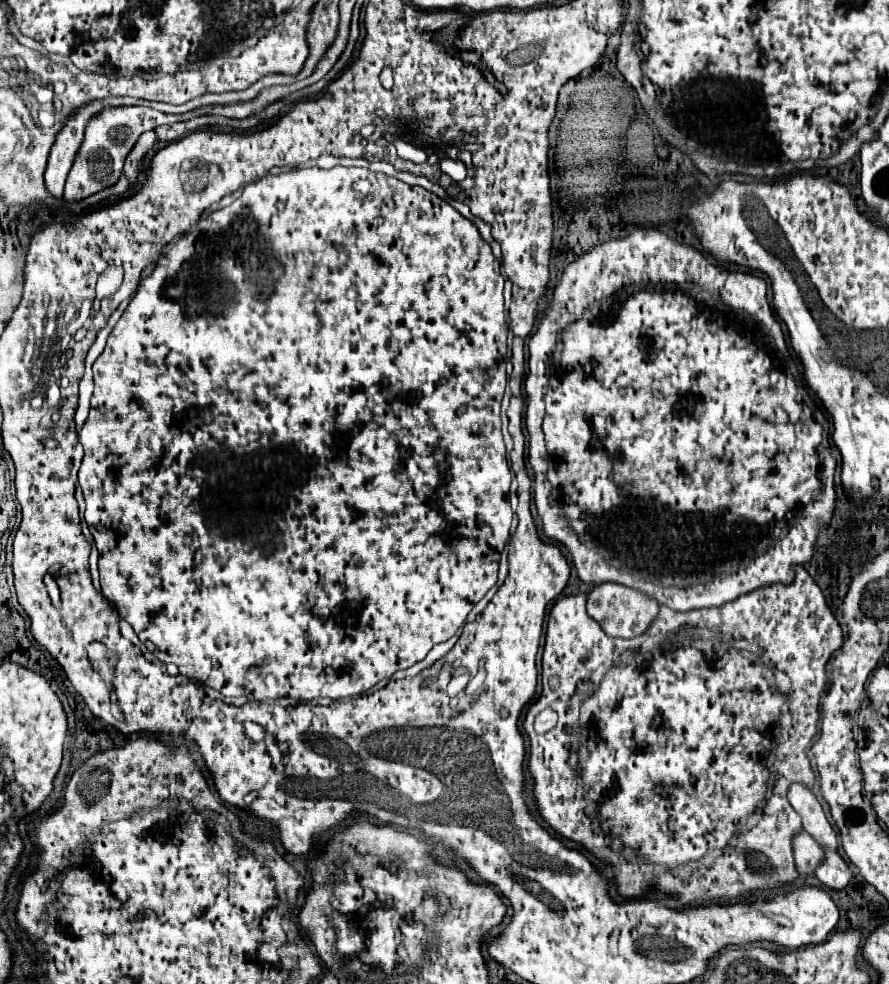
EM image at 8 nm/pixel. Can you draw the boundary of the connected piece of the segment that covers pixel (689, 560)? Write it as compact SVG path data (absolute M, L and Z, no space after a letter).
M637 228L627 238L607 240L605 244L591 248L587 254L565 268L561 282L553 290L551 306L547 308L543 322L529 339L529 352L529 372L525 377L524 388L526 427L529 433L533 431L530 430L532 426L540 425L543 428L542 440L541 432L529 435L528 462L537 475L535 506L543 522L543 532L567 546L573 556L575 570L583 582L621 582L623 574L635 582L649 580L651 584L637 582L629 584L629 588L643 592L647 590L647 594L653 594L659 604L685 612L695 608L721 606L723 602L731 602L741 594L761 586L777 582L789 584L795 578L793 566L811 560L817 534L823 526L829 524L835 508L834 474L837 462L831 456L821 458L821 424L815 422L813 410L803 402L793 374L785 368L789 354L781 326L767 302L767 284L763 278L731 272L723 266L711 264L699 250L679 244L659 230Z

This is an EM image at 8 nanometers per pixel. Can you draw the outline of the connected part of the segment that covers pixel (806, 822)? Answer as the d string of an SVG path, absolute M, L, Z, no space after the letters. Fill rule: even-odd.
M791 784L789 802L803 818L803 830L809 832L823 850L837 850L837 834L825 818L825 812L811 790L803 784Z

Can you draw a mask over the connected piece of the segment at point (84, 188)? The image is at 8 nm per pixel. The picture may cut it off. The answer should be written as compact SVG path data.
M119 106L119 108L101 110L85 126L81 148L73 160L73 166L71 166L67 182L65 182L65 198L79 200L79 198L87 198L95 192L101 192L101 190L113 186L119 180L119 174L123 170L123 162L125 162L129 150L135 146L137 138L145 130L153 130L161 124L171 124L171 122L189 120L189 118L191 118L191 112L163 114L163 112L157 112L147 106Z

